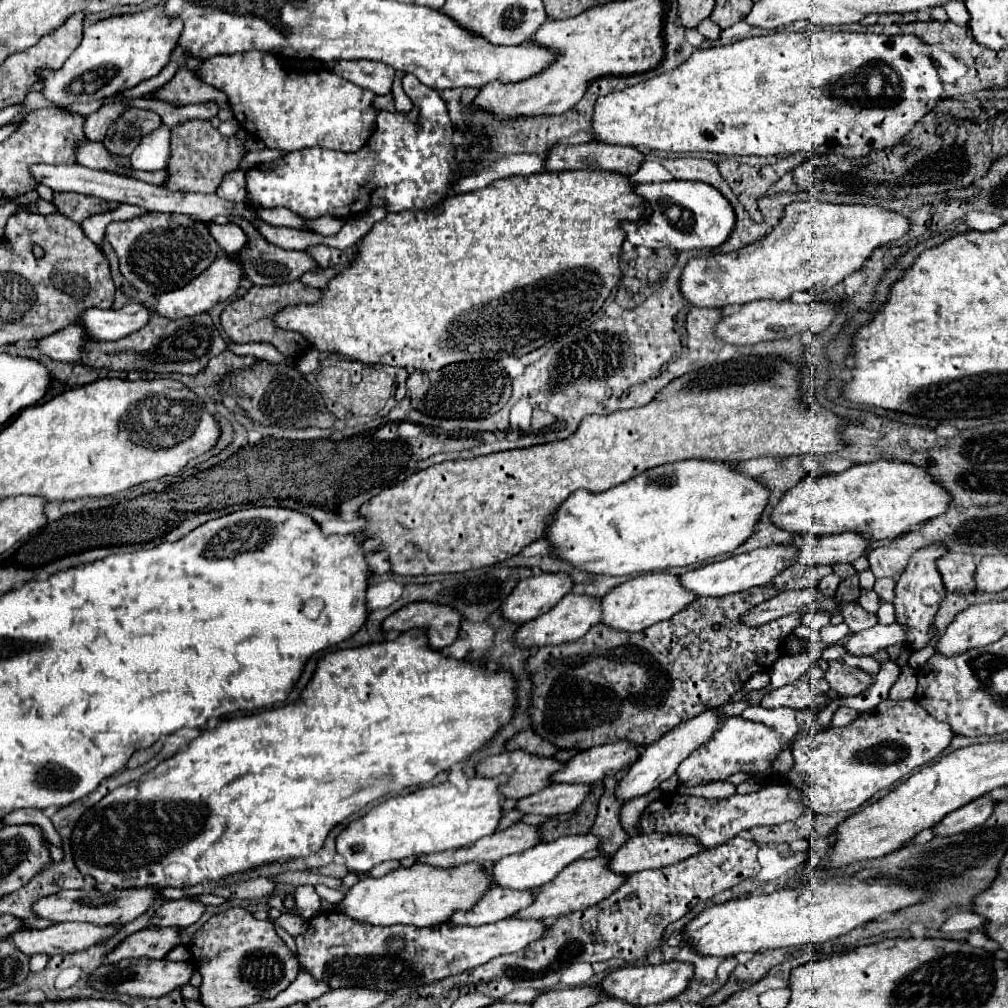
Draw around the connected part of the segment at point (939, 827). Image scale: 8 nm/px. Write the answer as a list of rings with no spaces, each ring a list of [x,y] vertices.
[[[980,796],[974,802],[962,806],[960,810],[954,810],[954,812],[946,814],[930,830],[934,832],[934,836],[954,836],[954,834],[958,834],[962,830],[972,830],[974,826],[980,826],[982,822],[986,822],[986,818],[994,810],[994,804],[996,802],[992,798]]]

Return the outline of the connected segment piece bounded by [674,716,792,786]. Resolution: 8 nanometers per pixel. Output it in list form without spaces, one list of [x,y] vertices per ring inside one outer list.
[[[726,716],[720,728],[712,734],[712,738],[706,744],[698,746],[686,760],[682,760],[674,774],[678,776],[678,784],[682,786],[696,786],[696,784],[708,784],[712,780],[726,780],[736,772],[768,776],[774,758],[784,748],[790,748],[790,746],[792,742],[778,738],[778,734],[774,734],[774,730],[770,730],[768,726],[750,722],[742,716]]]

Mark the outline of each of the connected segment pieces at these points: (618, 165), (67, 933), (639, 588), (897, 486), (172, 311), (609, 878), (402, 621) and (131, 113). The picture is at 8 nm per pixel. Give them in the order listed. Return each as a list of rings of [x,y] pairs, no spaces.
[[[588,142],[578,146],[554,146],[548,154],[546,170],[606,170],[632,176],[638,172],[644,154],[632,146],[606,146],[602,142]]]
[[[60,922],[52,924],[44,930],[18,930],[10,934],[8,938],[14,942],[14,946],[26,954],[68,954],[76,950],[84,950],[86,946],[92,946],[96,942],[106,940],[110,934],[114,934],[114,926],[90,926],[90,924],[74,924],[74,922]]]
[[[642,574],[632,580],[626,580],[618,586],[614,586],[608,594],[600,598],[602,604],[602,624],[606,624],[612,630],[626,630],[626,632],[640,632],[648,626],[668,620],[678,610],[694,602],[696,598],[690,598],[686,590],[678,590],[678,582],[674,582],[672,574]]]
[[[892,460],[856,464],[840,474],[806,476],[794,488],[786,490],[770,514],[776,528],[792,534],[830,536],[856,532],[872,540],[892,540],[914,526],[946,510],[946,490],[918,466]]]
[[[216,258],[198,278],[190,280],[186,286],[178,288],[178,290],[170,290],[166,294],[160,294],[152,304],[148,304],[148,310],[152,314],[164,316],[168,320],[178,320],[178,318],[186,318],[186,316],[196,316],[202,312],[208,312],[210,308],[214,308],[218,302],[228,300],[236,290],[238,284],[242,280],[242,274],[238,274],[238,266],[234,266],[234,262],[226,262],[226,258]]]
[[[596,854],[594,858],[580,858],[580,860],[572,862],[570,866],[560,870],[560,874],[556,874],[552,882],[534,888],[532,890],[534,902],[528,908],[516,912],[514,918],[524,918],[524,920],[526,918],[534,918],[534,920],[558,918],[558,916],[564,916],[564,914],[576,912],[576,910],[586,910],[586,906],[594,906],[602,898],[608,898],[622,884],[624,876],[606,870],[606,858],[610,858],[610,856]]]
[[[414,602],[390,614],[382,622],[382,630],[384,632],[392,632],[392,630],[406,632],[412,628],[422,628],[426,630],[428,646],[432,650],[442,650],[444,646],[450,646],[456,640],[460,620],[462,618],[446,606],[434,606],[430,602]]]
[[[130,108],[110,126],[108,150],[118,156],[130,156],[134,146],[138,144],[138,138],[142,138],[142,134],[148,134],[150,130],[156,130],[160,124],[162,120],[156,112]]]

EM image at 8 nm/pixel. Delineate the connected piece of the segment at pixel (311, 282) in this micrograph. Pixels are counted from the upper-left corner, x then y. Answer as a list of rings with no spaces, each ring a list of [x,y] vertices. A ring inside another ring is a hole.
[[[316,268],[312,272],[302,274],[300,282],[304,282],[306,286],[312,286],[312,288],[324,288],[334,274],[336,274],[336,270],[332,270],[332,268]]]

